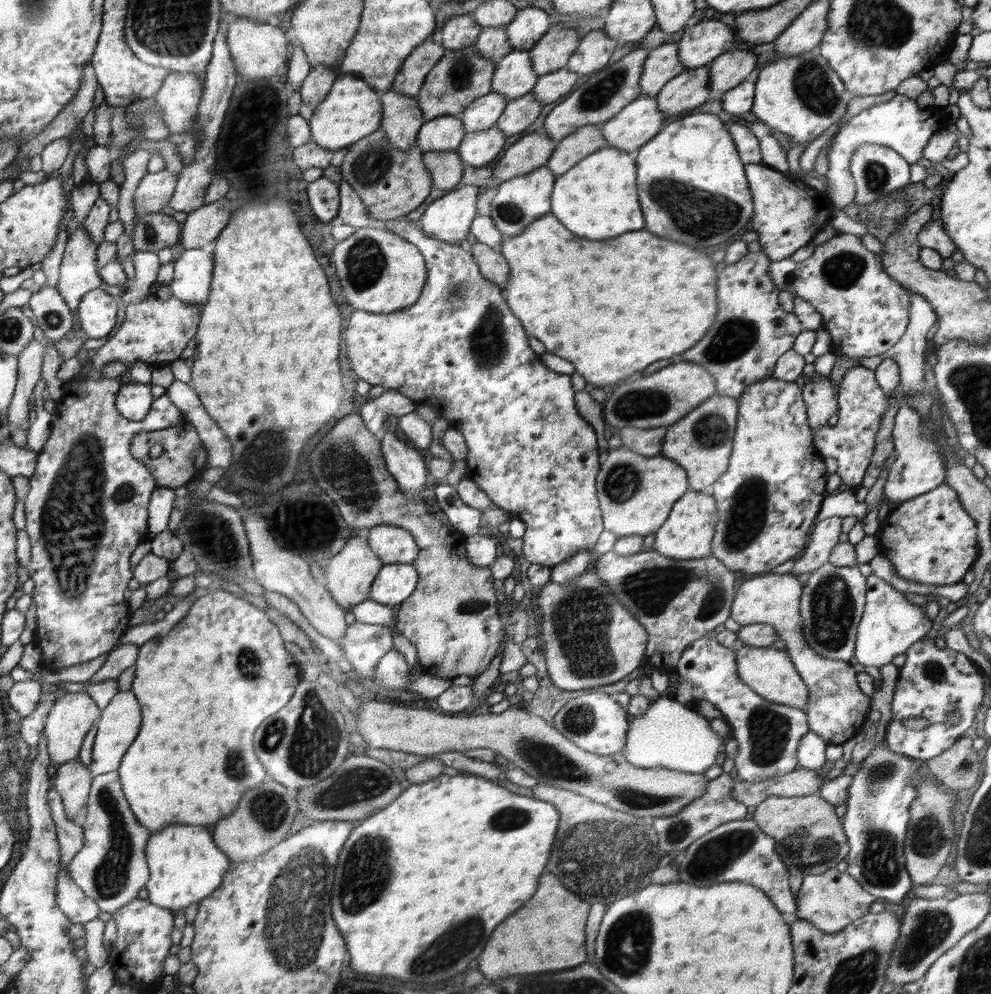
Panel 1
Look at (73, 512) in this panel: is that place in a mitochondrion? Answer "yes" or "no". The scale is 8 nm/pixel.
yes

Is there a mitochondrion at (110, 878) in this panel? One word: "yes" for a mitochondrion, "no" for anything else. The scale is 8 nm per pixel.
yes

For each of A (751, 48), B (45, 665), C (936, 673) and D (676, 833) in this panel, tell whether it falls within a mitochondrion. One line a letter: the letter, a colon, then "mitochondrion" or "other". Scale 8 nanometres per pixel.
A: other
B: other
C: mitochondrion
D: mitochondrion

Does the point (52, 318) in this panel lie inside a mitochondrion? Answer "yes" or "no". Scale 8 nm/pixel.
yes

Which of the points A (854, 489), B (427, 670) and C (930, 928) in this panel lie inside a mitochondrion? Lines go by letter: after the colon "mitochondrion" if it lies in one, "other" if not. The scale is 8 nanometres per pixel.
A: other
B: other
C: mitochondrion

